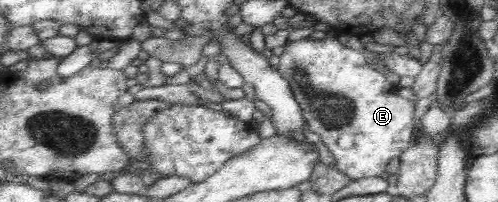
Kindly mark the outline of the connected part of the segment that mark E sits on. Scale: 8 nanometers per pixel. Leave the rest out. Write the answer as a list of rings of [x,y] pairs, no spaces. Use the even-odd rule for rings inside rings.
[[[328,32],[323,40],[310,37],[288,40],[279,56],[277,69],[288,80],[308,127],[322,138],[332,152],[338,171],[353,180],[378,177],[392,158],[400,157],[410,147],[417,131],[412,122],[415,101],[398,96],[396,87],[386,79],[383,71],[373,68],[360,50],[344,46],[335,34]]]

